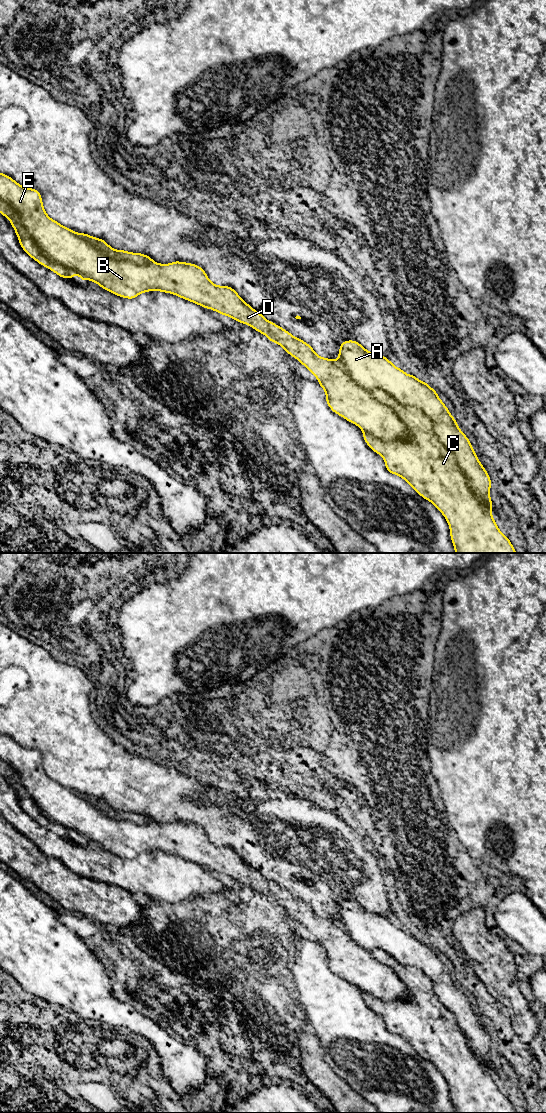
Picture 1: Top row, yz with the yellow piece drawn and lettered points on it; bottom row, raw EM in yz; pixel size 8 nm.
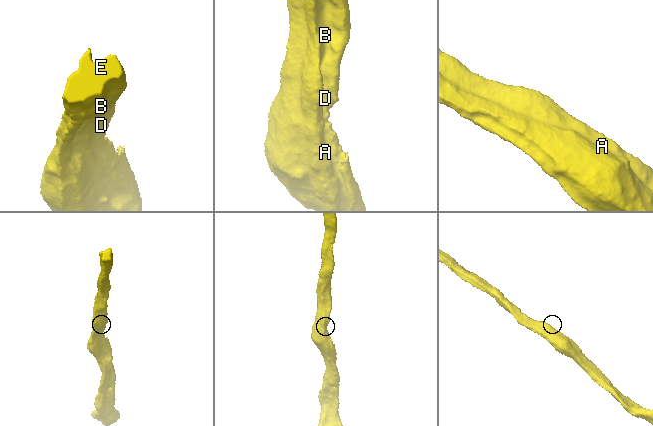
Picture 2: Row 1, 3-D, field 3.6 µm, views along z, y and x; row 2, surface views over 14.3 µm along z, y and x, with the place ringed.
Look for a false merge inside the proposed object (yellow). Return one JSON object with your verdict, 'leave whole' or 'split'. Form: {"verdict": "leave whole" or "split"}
{"verdict": "split"}

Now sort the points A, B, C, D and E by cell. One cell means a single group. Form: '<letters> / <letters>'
A / B C D E

